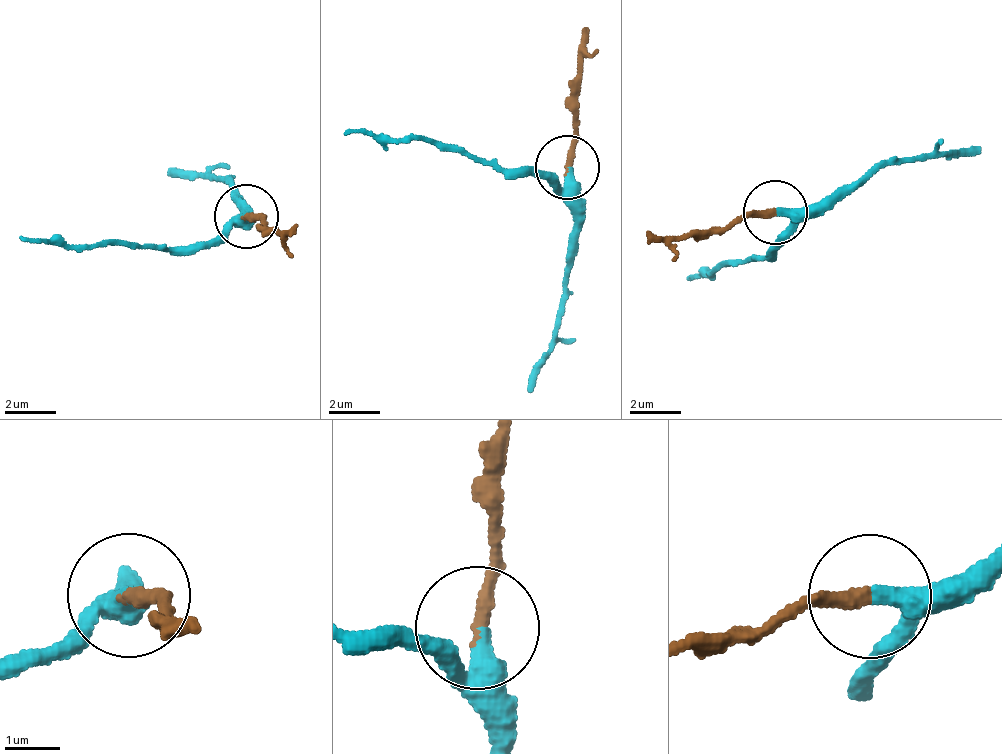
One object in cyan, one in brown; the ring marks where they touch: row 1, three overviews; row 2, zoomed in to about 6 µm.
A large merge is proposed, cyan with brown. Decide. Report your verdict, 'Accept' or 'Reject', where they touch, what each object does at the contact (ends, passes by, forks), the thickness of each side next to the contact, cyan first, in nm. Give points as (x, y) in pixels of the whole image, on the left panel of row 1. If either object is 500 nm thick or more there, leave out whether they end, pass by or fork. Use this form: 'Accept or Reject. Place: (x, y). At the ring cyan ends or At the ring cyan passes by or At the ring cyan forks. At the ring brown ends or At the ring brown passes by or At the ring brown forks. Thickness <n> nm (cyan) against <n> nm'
Accept. Place: (246, 216). At the ring cyan ends. At the ring brown ends. Thickness 400 nm (cyan) against 260 nm

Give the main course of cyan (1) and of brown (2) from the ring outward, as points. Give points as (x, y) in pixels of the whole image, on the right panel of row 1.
1: (777, 210), (788, 218), (774, 250), (692, 274)
2: (777, 210), (736, 214), (717, 232), (645, 229)

